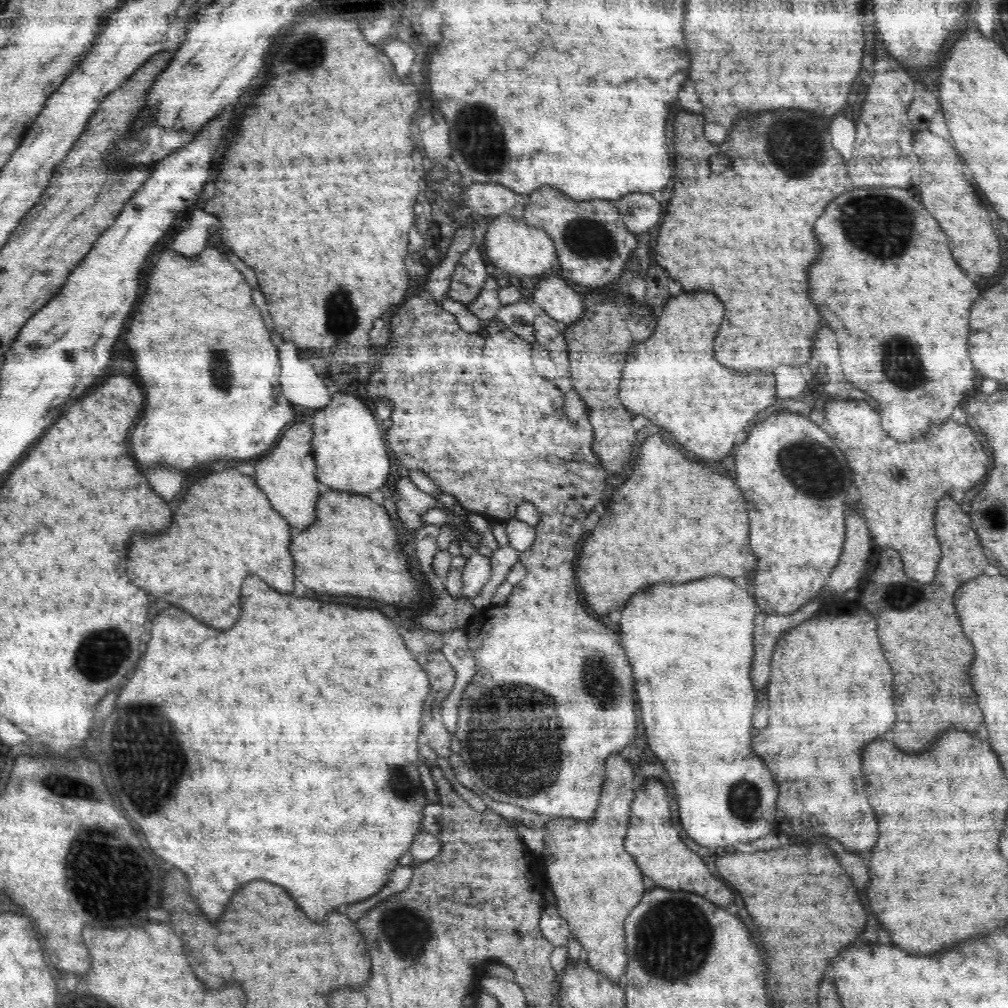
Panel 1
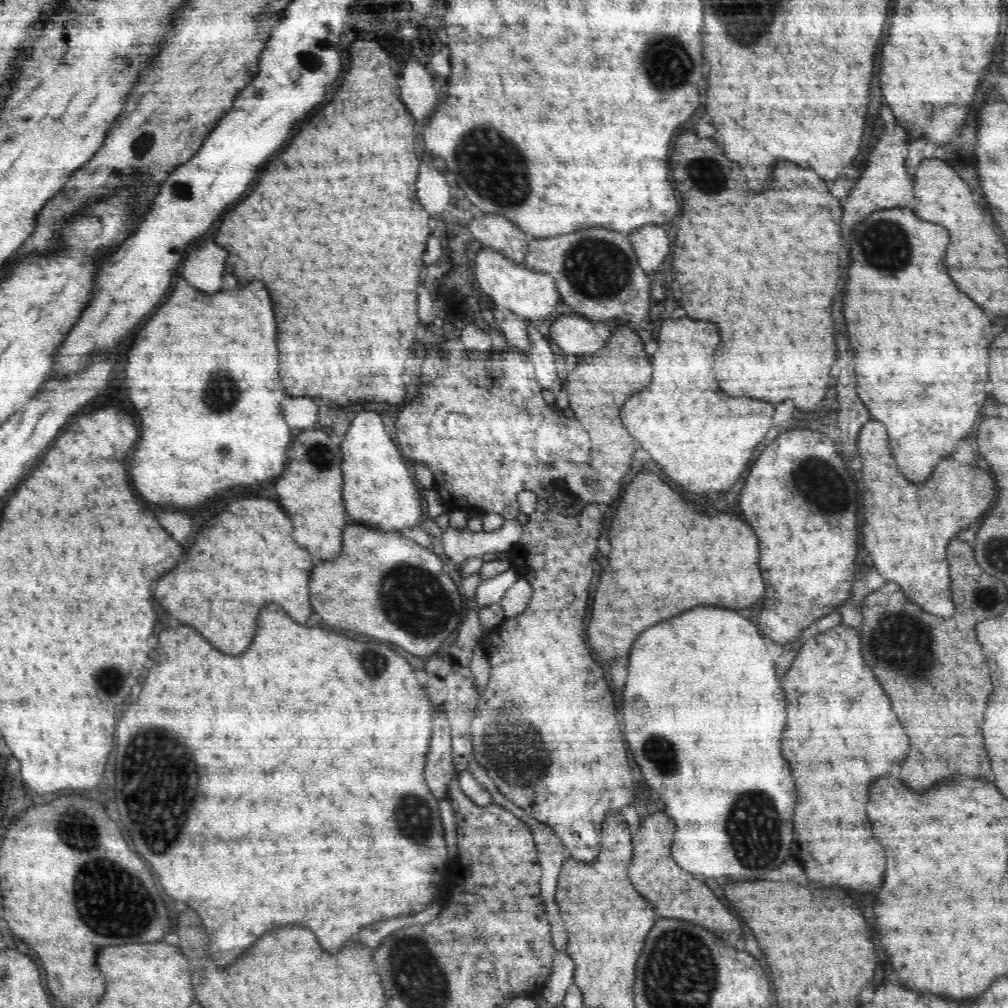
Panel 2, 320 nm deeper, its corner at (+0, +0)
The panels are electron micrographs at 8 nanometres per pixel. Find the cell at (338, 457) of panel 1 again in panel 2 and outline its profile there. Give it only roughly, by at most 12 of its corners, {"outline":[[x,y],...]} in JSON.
{"outline":[[376,412],[342,438],[349,521],[419,526],[422,504]]}

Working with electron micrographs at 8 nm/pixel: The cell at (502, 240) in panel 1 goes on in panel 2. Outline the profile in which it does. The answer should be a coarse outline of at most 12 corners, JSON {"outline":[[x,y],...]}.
{"outline":[[494,249],[476,255],[482,292],[526,322],[560,304],[554,277]]}

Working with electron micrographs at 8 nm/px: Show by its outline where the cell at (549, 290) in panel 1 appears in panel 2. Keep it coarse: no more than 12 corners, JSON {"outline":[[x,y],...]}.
{"outline":[[574,314],[549,332],[564,355],[582,358],[606,346],[592,321]]}

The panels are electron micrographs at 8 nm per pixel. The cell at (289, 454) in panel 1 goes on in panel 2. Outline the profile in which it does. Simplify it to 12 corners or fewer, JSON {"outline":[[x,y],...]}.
{"outline":[[297,432],[276,482],[296,542],[338,558],[349,522],[342,451]]}

